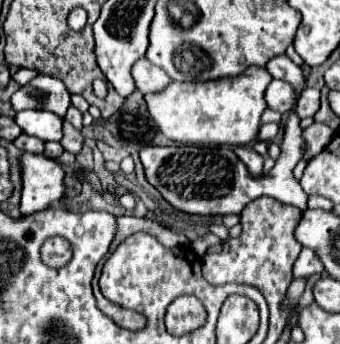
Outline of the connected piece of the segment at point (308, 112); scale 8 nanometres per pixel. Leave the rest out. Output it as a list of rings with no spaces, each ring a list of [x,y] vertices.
[[[305,88],[301,96],[297,98],[297,114],[301,118],[305,116],[315,116],[319,110],[319,90],[317,88]]]

